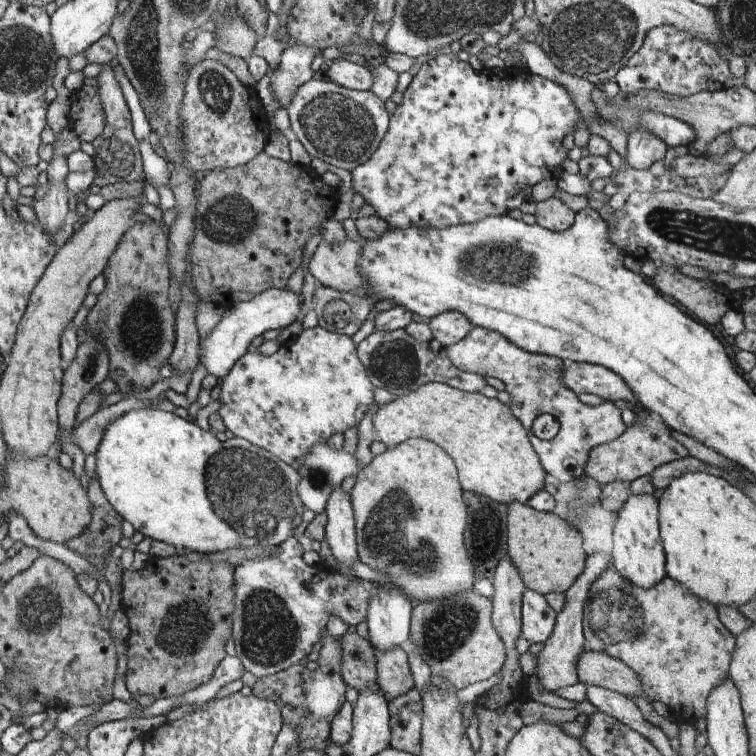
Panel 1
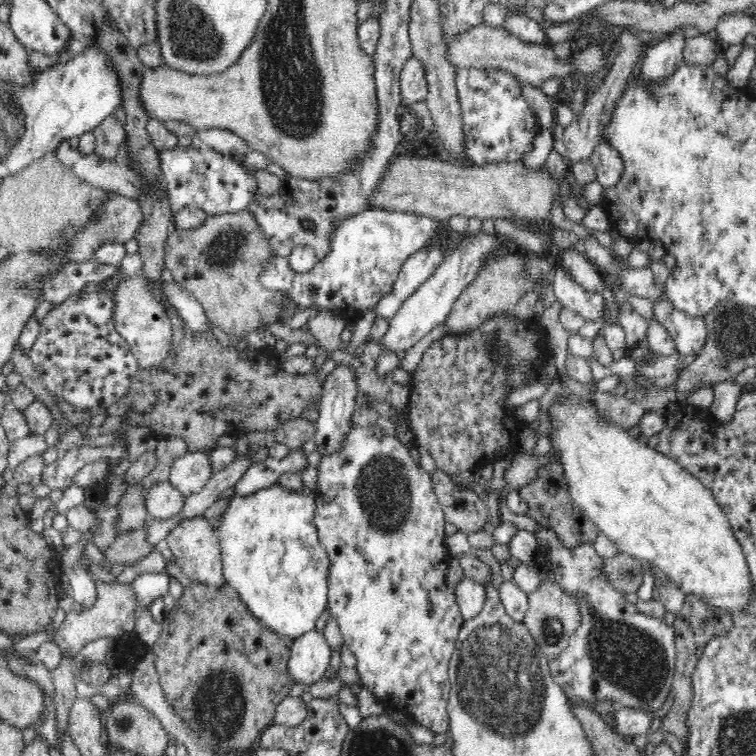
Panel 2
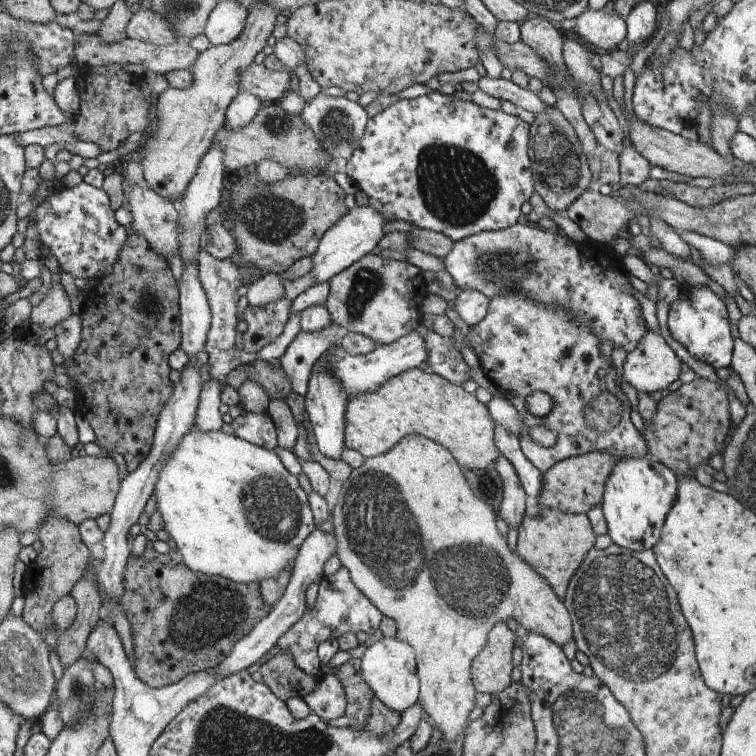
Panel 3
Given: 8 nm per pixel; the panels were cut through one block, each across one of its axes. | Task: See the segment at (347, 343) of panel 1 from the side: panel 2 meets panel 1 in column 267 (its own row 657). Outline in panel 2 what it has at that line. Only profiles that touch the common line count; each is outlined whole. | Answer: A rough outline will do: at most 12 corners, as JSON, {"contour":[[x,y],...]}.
{"contour":[[375,423],[322,456],[360,684],[448,730],[464,622],[431,477]]}

